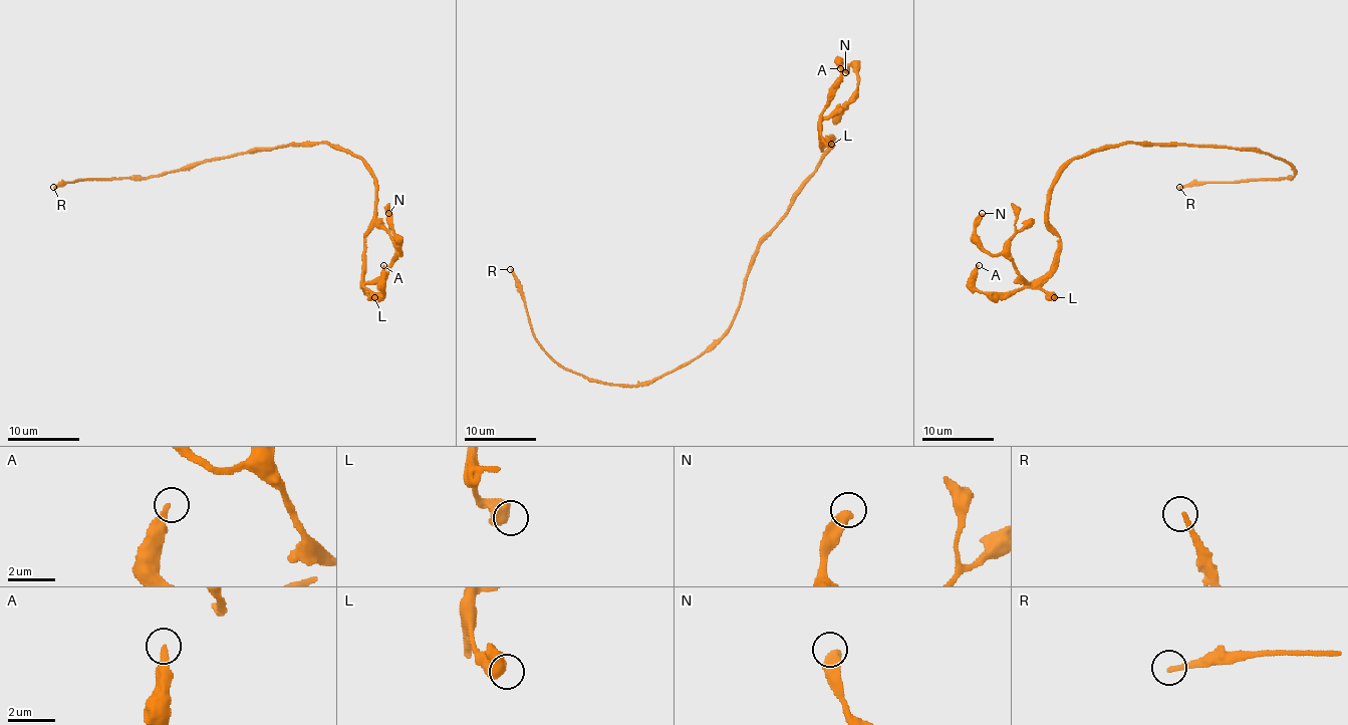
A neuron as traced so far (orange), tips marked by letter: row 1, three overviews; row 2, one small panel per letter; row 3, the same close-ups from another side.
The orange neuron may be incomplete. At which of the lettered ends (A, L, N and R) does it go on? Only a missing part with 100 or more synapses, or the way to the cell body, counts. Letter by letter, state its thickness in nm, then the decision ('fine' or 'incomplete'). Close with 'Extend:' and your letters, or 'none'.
A: calibre 320 nm; fine
L: calibre 500 nm; fine
N: calibre 500 nm; fine
R: calibre 200 nm; incomplete
Extend: R

